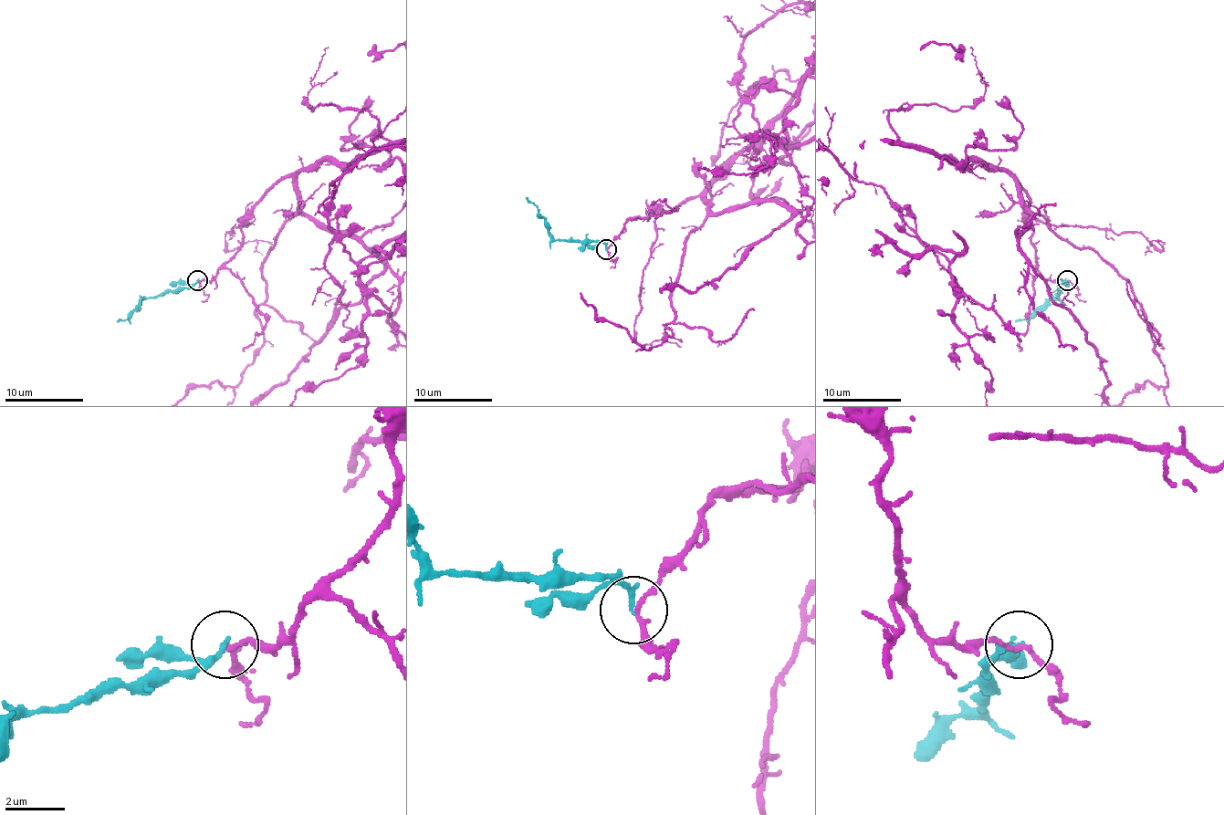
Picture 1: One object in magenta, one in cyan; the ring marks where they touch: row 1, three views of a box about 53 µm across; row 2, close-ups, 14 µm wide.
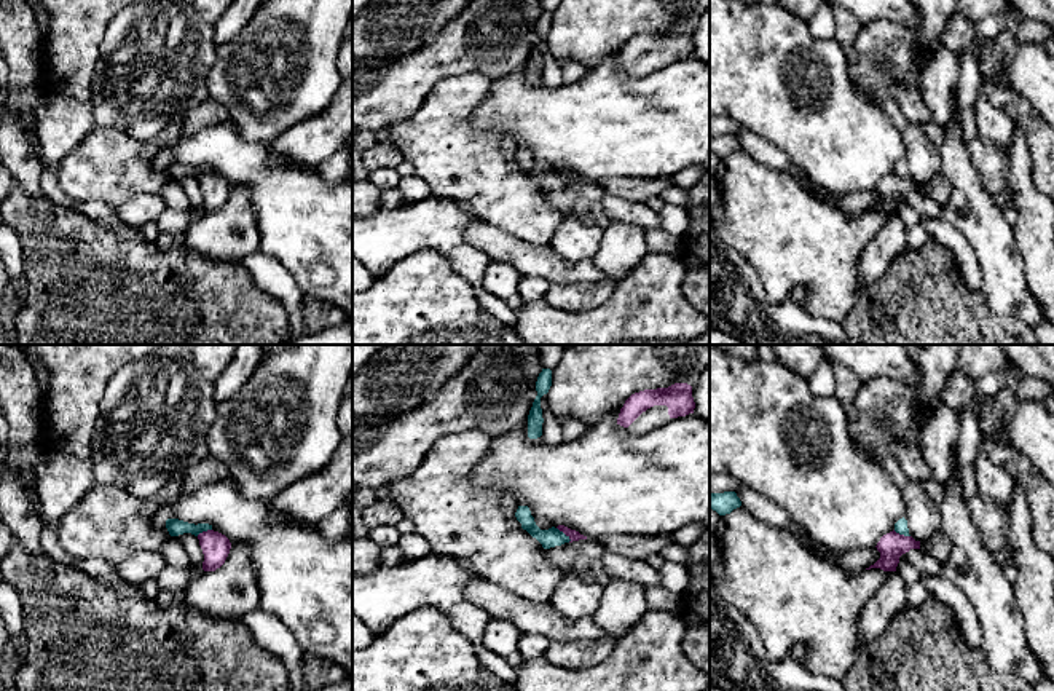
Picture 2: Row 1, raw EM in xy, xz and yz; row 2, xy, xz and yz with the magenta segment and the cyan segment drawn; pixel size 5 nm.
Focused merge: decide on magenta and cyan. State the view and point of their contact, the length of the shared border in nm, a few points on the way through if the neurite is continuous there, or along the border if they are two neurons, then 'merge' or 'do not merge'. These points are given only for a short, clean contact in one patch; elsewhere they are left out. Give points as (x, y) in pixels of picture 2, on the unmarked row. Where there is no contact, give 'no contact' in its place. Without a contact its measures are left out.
contact xz (565, 176); length 100 nm; border xz (557, 169), (571, 182); do not merge

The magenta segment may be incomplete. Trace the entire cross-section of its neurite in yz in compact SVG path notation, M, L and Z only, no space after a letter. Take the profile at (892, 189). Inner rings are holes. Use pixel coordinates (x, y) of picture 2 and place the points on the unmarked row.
M893 172L883 177L875 190L880 195L880 201L866 212L880 211L883 214L896 214L899 199L910 192L920 192L920 184L915 184L912 179L899 177Z

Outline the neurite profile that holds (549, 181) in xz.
M518 148L515 160L521 166L521 171L542 187L549 204L564 215L577 214L595 203L601 203L606 196L603 187L593 180L571 184L569 179L555 169L541 172L528 148Z

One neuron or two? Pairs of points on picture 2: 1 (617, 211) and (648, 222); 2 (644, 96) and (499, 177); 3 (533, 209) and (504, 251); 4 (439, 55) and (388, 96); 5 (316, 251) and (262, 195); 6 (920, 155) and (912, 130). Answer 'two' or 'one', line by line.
1: one
2: two
3: two
4: one
5: one
6: one

